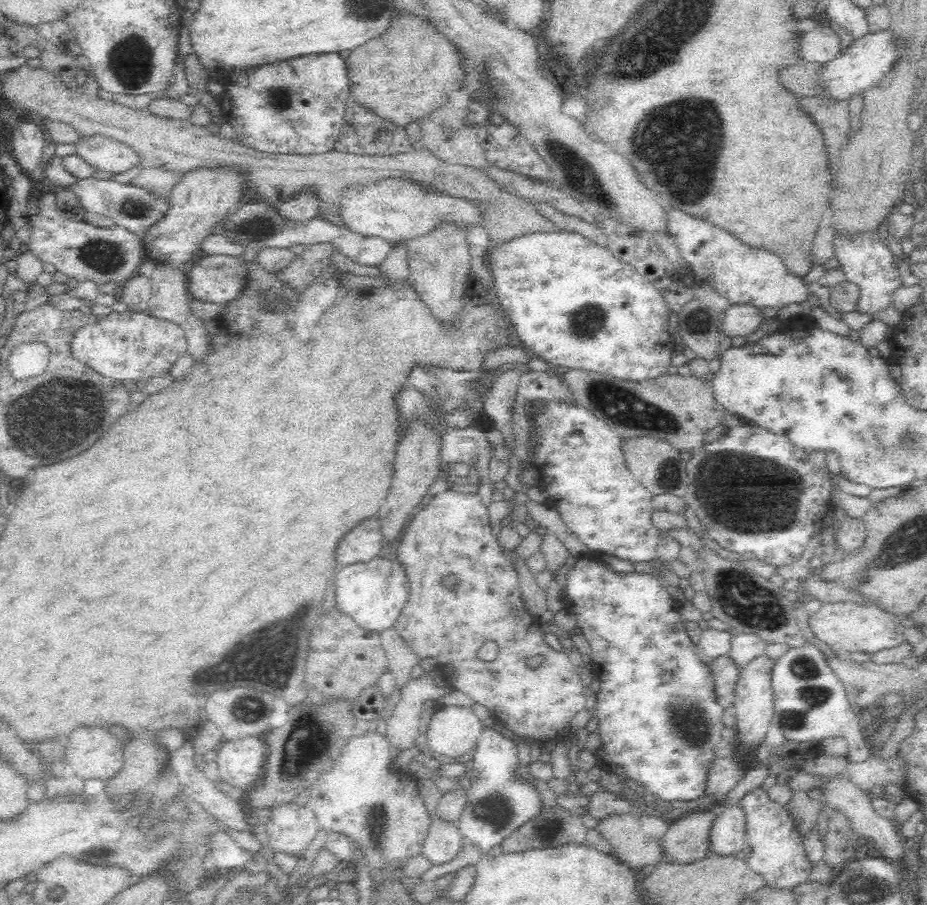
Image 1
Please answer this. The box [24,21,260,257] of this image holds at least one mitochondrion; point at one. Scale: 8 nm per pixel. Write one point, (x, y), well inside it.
(130, 64)

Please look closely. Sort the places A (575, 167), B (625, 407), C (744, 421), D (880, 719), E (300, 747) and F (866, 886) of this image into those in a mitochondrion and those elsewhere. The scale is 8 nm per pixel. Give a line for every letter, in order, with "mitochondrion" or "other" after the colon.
A: mitochondrion
B: mitochondrion
C: other
D: other
E: mitochondrion
F: mitochondrion

